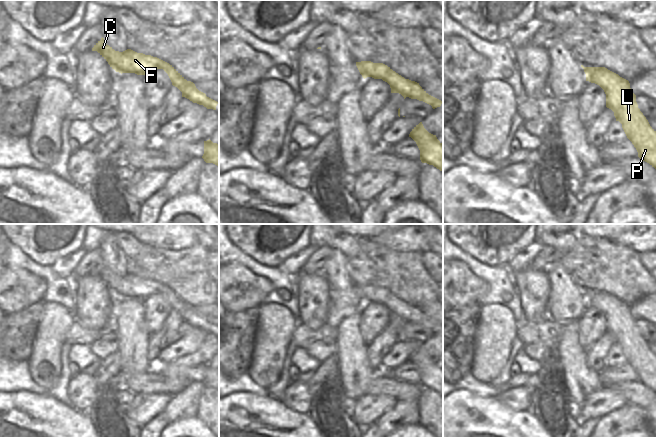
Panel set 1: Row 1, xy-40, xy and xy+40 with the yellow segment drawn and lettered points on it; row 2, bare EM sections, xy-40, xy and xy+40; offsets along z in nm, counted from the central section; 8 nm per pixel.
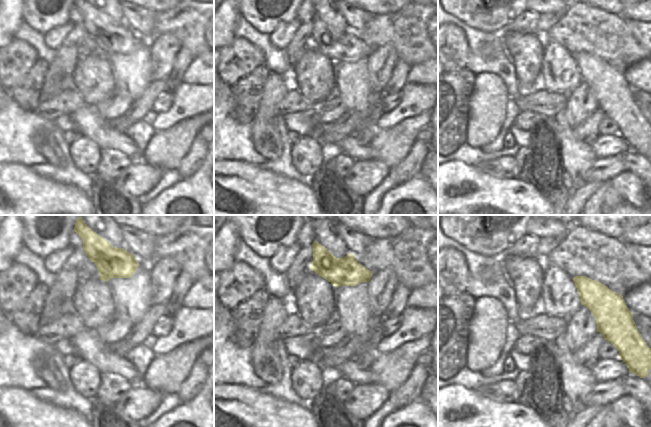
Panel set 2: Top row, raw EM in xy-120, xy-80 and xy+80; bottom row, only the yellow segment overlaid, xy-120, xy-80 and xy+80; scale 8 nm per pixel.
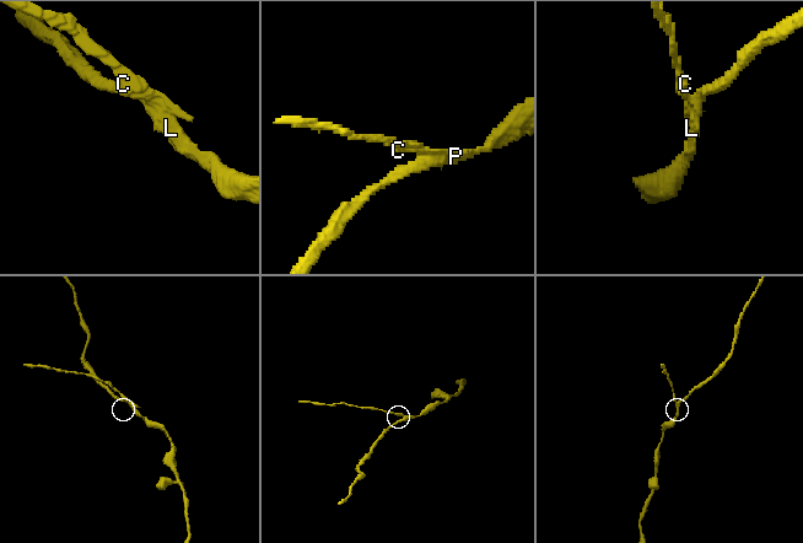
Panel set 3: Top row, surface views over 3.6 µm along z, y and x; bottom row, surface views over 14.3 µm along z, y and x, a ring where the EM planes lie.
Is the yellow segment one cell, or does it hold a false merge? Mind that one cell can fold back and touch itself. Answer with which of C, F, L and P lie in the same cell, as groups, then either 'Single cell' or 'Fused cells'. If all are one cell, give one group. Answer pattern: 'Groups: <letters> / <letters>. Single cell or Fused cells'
Groups: C F / L P. Fused cells

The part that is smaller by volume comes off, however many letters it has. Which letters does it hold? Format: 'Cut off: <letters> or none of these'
Cut off: C, F

